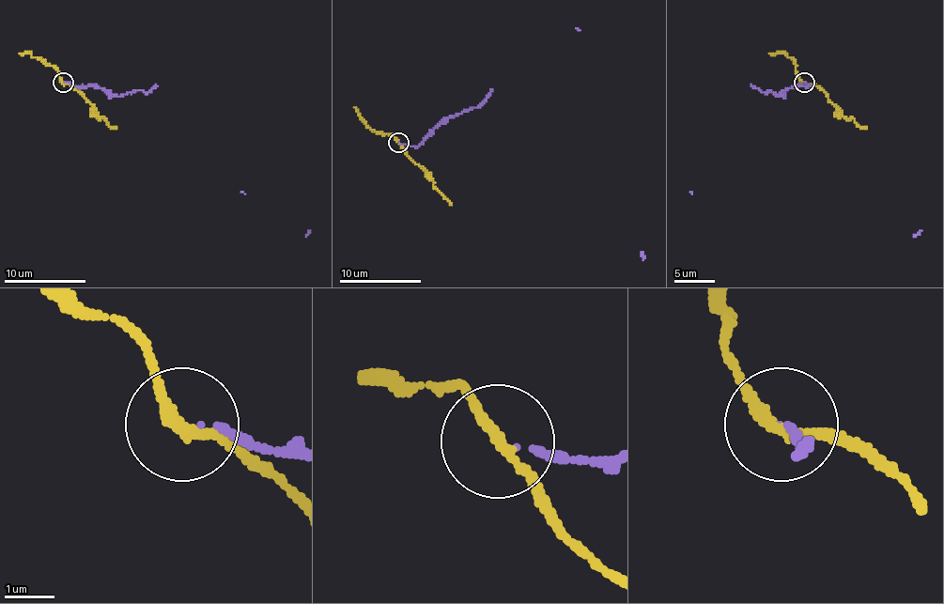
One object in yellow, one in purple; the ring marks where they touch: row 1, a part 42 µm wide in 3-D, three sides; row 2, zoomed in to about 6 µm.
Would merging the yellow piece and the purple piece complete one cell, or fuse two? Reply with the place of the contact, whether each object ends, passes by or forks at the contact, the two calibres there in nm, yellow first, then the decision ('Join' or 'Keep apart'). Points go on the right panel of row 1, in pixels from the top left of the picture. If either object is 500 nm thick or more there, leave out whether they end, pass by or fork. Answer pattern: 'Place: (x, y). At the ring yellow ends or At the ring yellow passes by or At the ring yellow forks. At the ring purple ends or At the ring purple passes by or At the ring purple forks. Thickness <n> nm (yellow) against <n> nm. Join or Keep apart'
Place: (804, 83). At the ring yellow passes by. At the ring purple ends. Thickness 220 nm (yellow) against 80 nm. Keep apart

